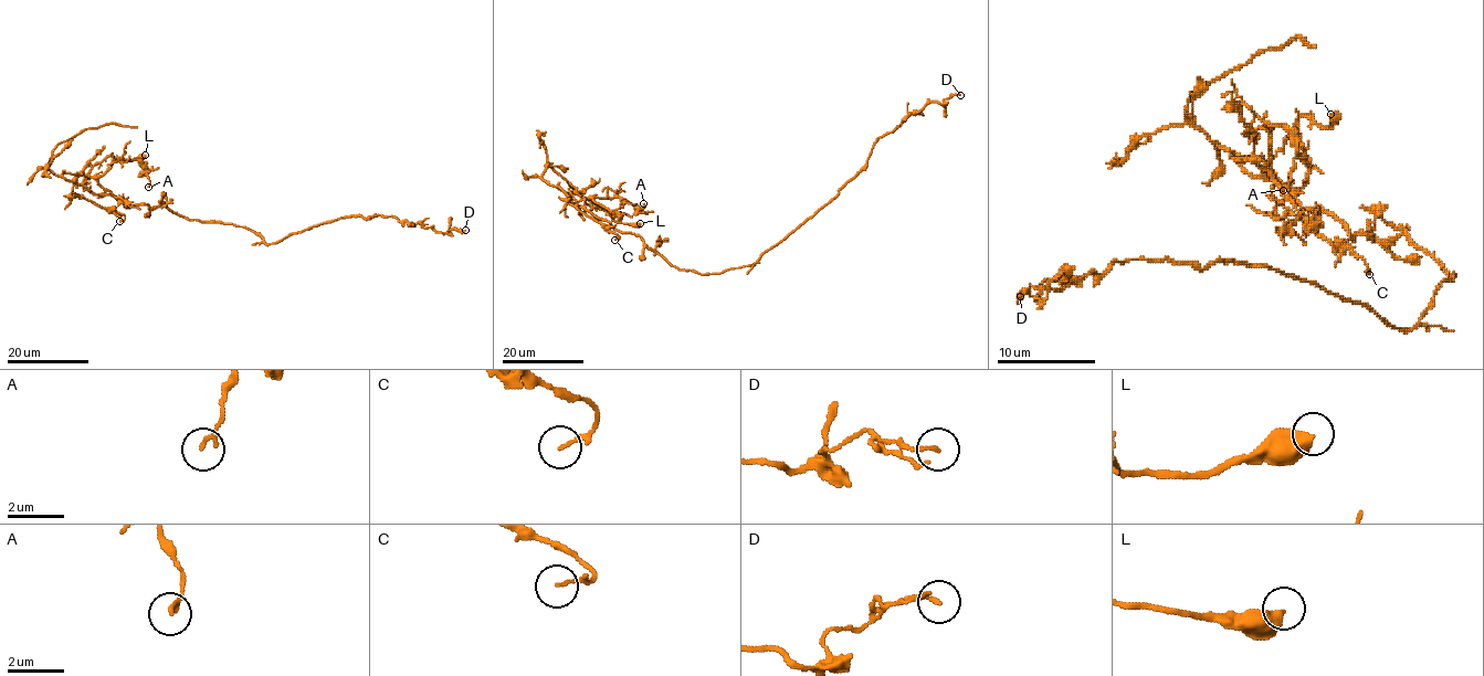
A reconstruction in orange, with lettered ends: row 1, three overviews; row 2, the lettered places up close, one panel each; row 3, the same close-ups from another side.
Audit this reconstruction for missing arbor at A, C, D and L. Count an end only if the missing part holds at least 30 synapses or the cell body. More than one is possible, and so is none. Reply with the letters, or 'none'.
none

